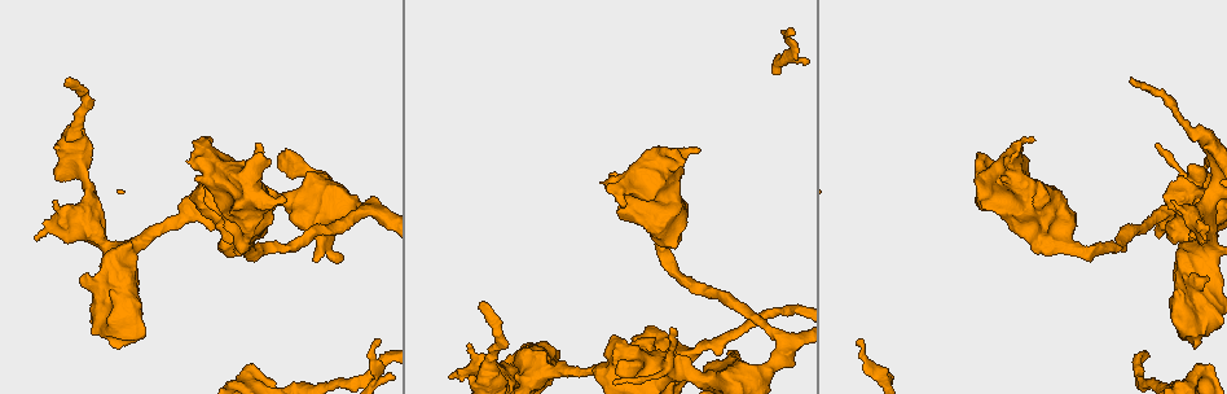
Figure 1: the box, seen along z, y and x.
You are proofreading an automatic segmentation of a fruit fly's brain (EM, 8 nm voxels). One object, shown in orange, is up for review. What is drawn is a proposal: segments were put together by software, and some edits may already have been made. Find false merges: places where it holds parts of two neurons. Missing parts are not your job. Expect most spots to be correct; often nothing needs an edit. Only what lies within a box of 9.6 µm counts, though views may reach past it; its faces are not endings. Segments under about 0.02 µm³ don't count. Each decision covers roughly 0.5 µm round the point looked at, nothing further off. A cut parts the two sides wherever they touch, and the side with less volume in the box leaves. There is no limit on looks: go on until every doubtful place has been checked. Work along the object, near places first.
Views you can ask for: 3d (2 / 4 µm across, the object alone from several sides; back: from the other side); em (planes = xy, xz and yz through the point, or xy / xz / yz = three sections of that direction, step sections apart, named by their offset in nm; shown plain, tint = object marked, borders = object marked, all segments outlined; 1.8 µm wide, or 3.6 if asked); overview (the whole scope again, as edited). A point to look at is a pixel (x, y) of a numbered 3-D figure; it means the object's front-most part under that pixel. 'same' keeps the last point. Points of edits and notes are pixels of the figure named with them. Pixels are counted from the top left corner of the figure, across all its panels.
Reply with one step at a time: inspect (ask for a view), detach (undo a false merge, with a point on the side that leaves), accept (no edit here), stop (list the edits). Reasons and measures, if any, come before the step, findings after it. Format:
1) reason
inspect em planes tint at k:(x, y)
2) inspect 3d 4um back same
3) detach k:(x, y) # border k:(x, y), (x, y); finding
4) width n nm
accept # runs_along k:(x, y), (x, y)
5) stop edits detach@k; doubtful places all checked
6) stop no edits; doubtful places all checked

thick turns thin
inspect em xz step 4 tint at 1:(1204, 163)

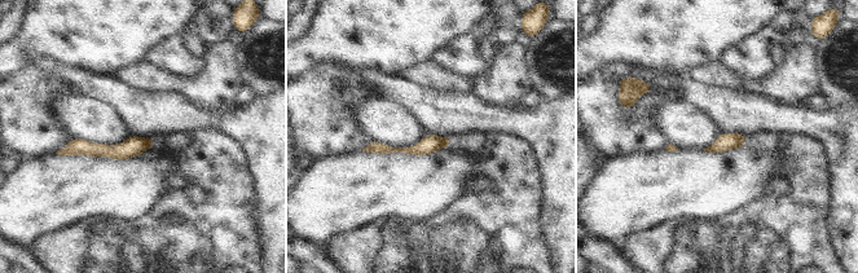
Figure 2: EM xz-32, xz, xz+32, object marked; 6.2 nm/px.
inspect em xy step 16 borders same

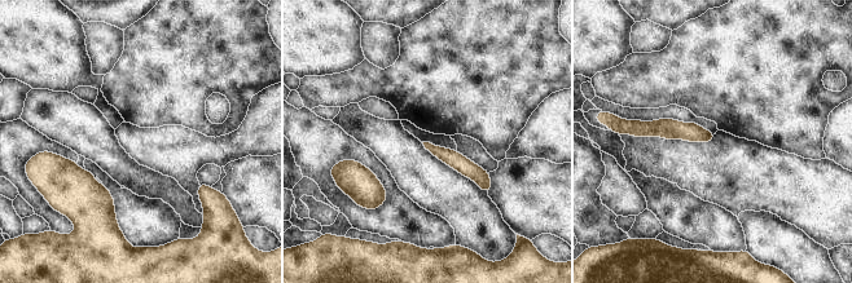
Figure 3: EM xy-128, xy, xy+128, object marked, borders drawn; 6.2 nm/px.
width 80 nm
accept # runs_along 3:(429, 146), (469, 168), (487, 188); continuous, no second neuron

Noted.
calibre changes
inspect em 3.6um yz step 4 tint at 1:(659, 369)

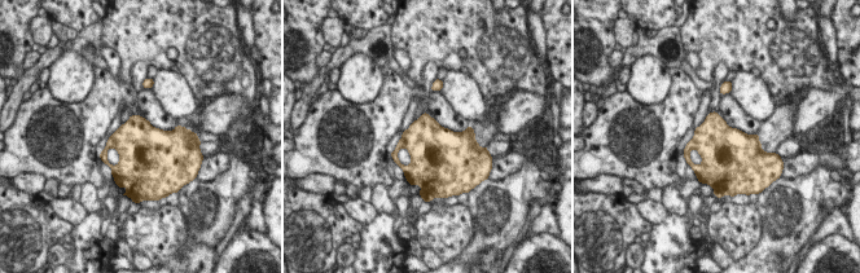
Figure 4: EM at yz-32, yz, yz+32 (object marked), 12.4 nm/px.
cut it another way
inspect em 3.6um planes tint same

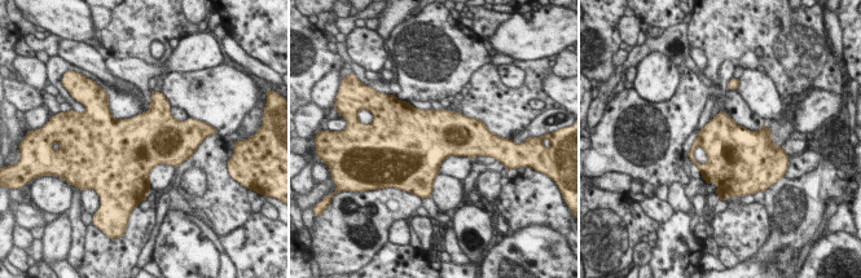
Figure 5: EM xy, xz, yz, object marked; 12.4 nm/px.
accept # one neuron here

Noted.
thick turns thin
inspect em xz step 16 tint at 1:(90, 221)

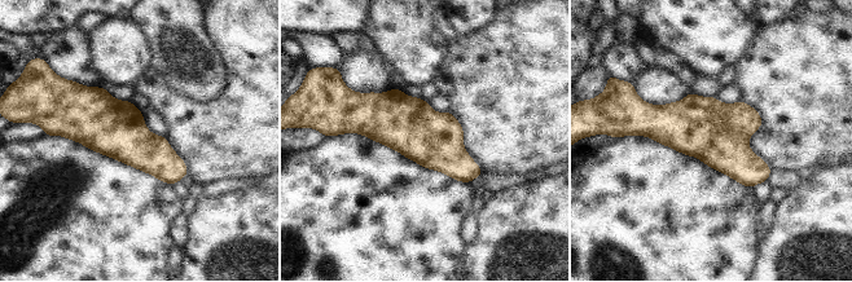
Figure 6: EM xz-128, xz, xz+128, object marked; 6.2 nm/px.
another direction
inspect em yz step 16 tint same

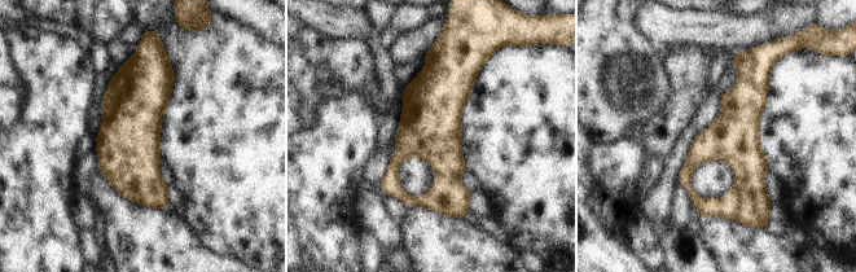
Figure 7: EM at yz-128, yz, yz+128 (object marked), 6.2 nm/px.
width 320 nm
accept # runs_along 7:(741, 62), (743, 185), (715, 210); one neuron here

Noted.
stop no edits; doubtful places all checked

